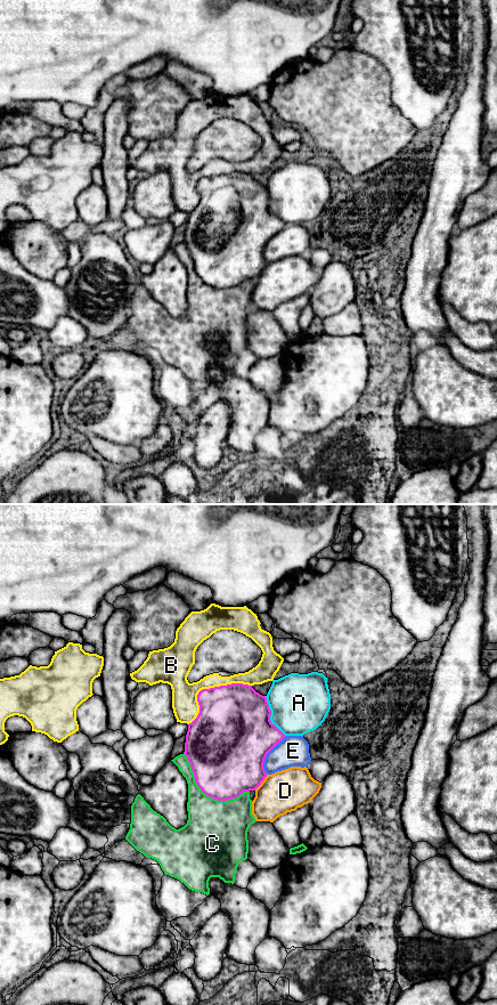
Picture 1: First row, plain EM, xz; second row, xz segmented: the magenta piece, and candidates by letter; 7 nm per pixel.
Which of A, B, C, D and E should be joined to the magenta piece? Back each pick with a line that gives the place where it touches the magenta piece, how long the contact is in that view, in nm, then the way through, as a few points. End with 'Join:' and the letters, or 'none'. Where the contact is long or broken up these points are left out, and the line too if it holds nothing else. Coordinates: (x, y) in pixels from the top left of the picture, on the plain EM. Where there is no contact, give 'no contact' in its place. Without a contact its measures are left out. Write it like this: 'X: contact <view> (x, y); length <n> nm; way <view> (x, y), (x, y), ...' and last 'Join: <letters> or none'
E: contact xz (267, 242); length 300 nm
Join: E

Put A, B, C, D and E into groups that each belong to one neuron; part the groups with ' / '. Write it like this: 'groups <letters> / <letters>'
groups A / B / C / D / E

